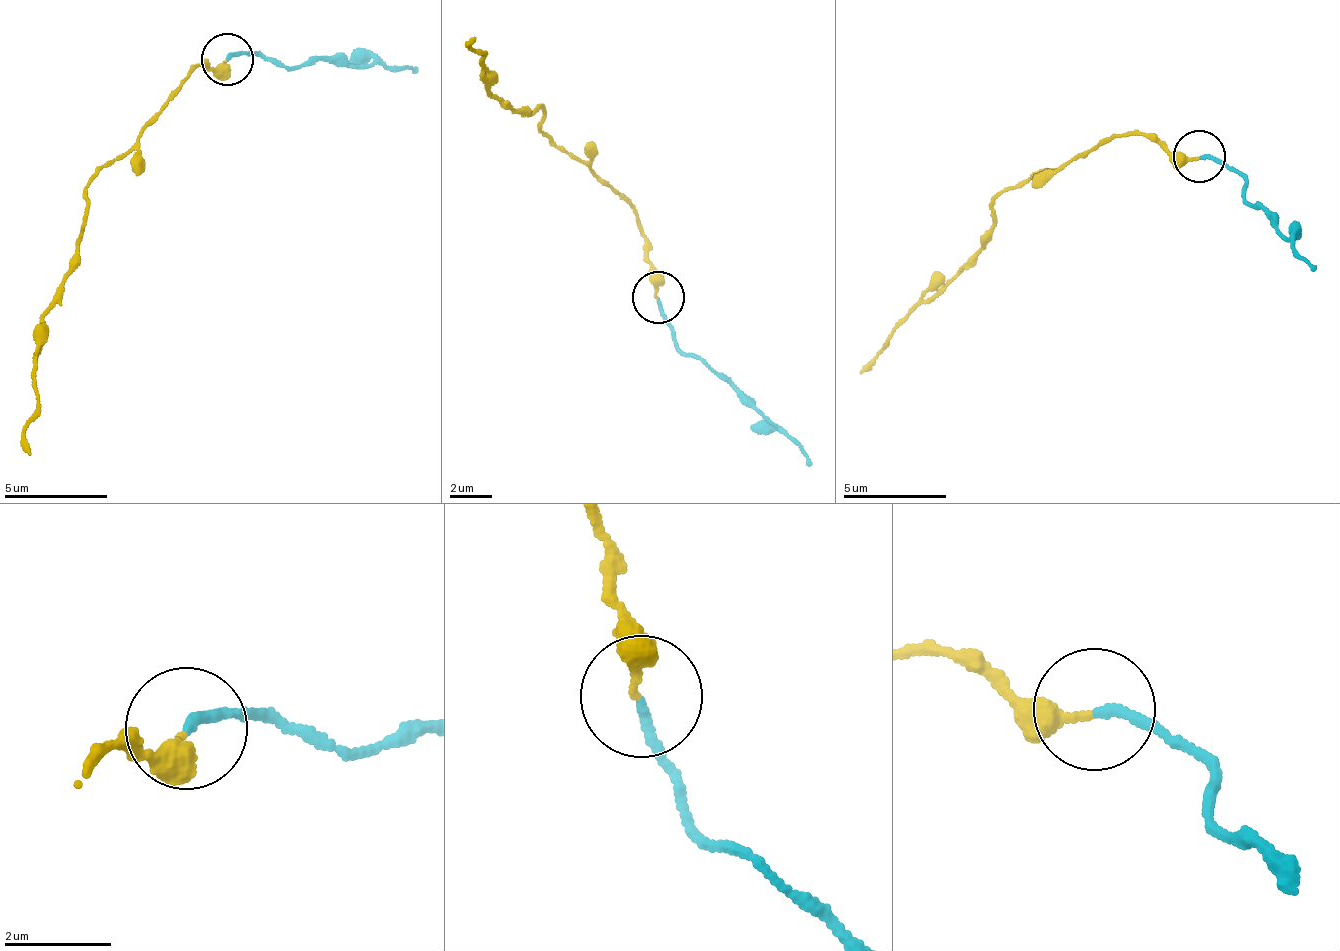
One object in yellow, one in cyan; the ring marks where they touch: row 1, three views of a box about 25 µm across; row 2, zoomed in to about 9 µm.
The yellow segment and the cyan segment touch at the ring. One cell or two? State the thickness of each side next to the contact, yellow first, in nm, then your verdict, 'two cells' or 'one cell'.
200 nm thick on the yellow side, 170 nm on the other; one cell

